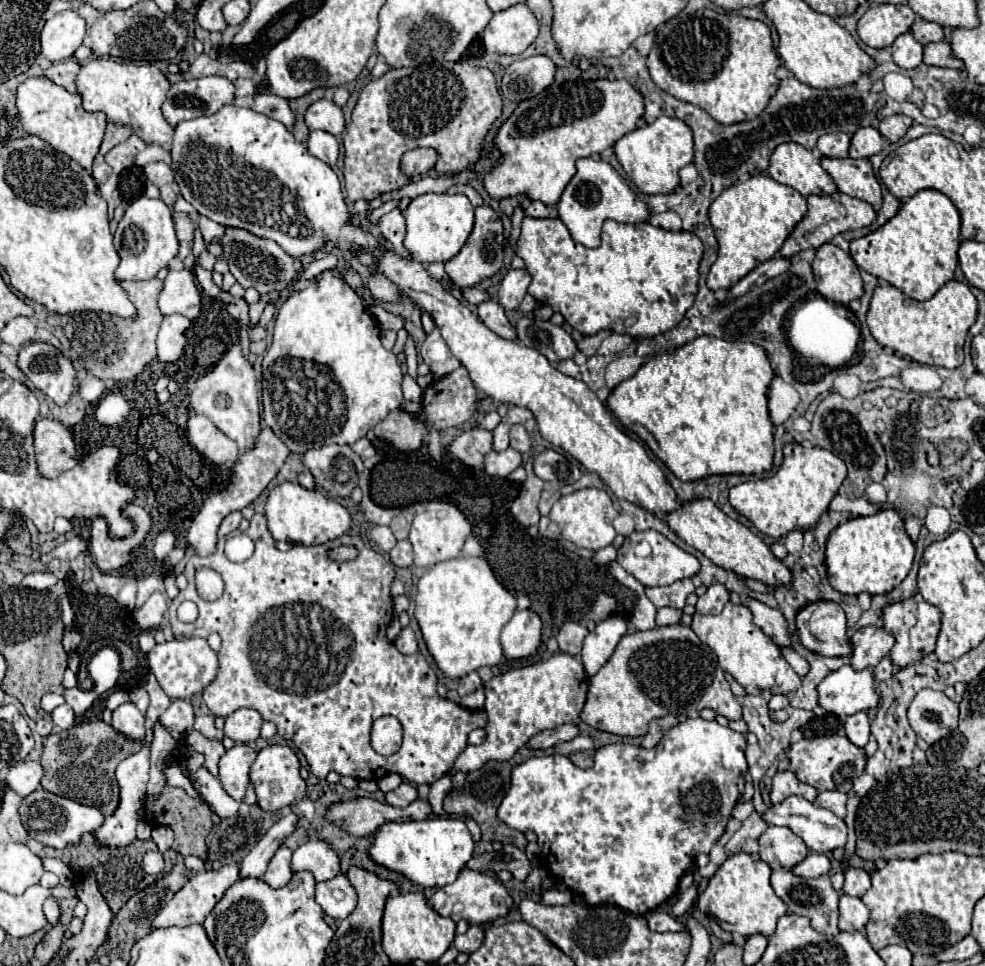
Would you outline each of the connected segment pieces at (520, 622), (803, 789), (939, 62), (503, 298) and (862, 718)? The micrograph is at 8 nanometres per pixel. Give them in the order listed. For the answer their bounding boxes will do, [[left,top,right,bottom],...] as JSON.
[[501,610,541,660],[771,770,817,804],[923,42,965,68],[499,270,531,310],[845,712,869,748]]

